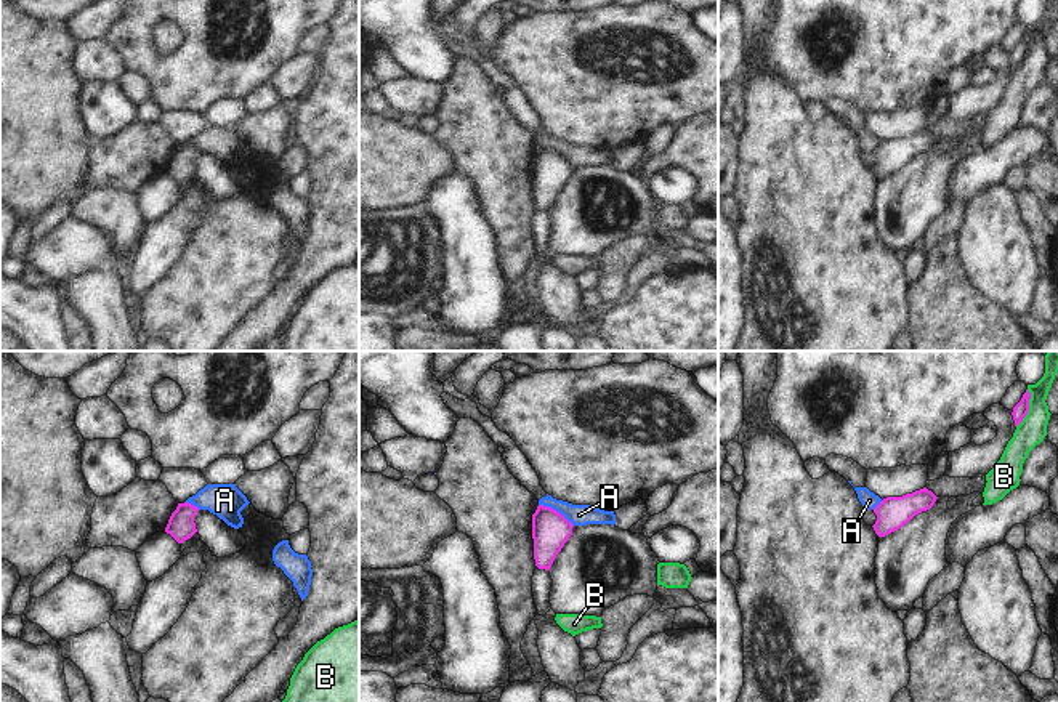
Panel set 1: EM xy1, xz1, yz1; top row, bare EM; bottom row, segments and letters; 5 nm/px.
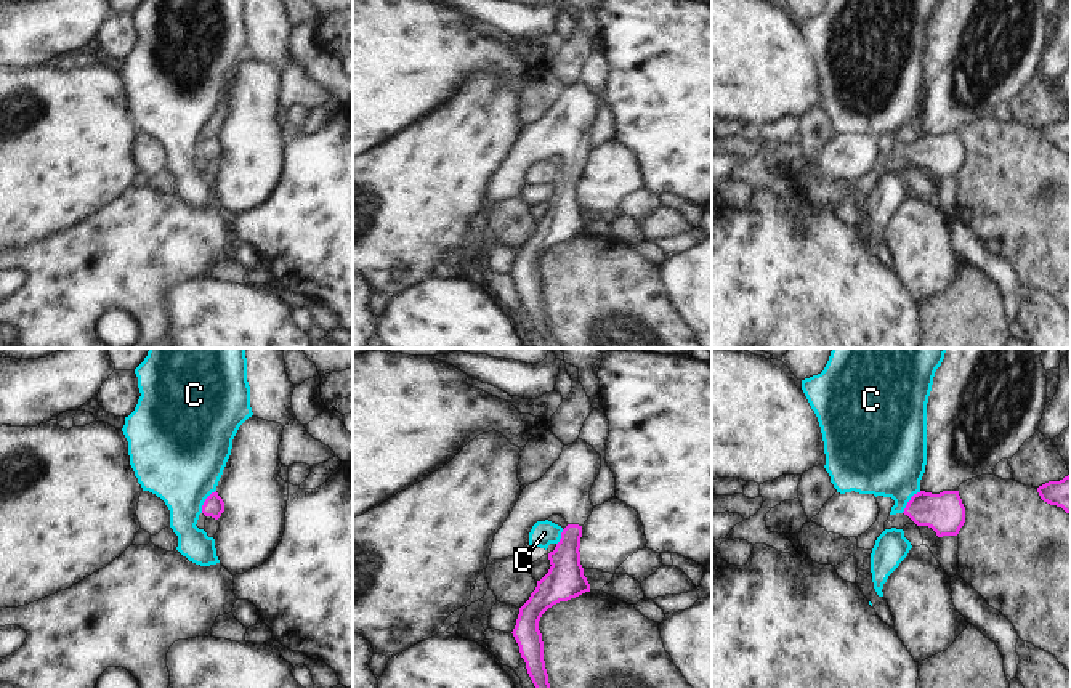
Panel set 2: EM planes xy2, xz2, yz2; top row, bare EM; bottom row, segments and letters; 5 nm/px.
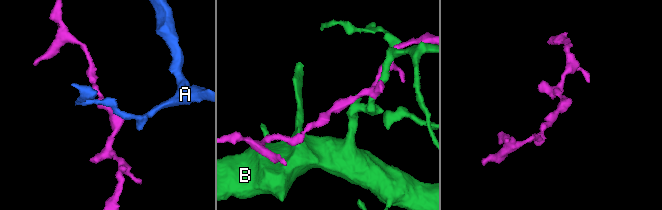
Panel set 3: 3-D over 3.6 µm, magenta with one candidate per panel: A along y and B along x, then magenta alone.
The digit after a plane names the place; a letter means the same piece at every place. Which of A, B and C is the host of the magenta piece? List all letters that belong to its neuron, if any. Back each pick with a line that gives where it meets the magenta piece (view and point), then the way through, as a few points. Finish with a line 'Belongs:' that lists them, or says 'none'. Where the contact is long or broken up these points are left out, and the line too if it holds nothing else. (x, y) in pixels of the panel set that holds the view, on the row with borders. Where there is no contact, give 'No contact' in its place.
Belongs: none

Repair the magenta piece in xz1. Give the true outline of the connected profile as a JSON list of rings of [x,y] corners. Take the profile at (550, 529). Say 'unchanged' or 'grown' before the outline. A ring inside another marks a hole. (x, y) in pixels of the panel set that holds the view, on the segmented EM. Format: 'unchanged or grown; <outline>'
unchanged; [[[539,505],[532,514],[534,559],[539,569],[550,571],[556,555],[572,535],[572,522],[550,506]]]

